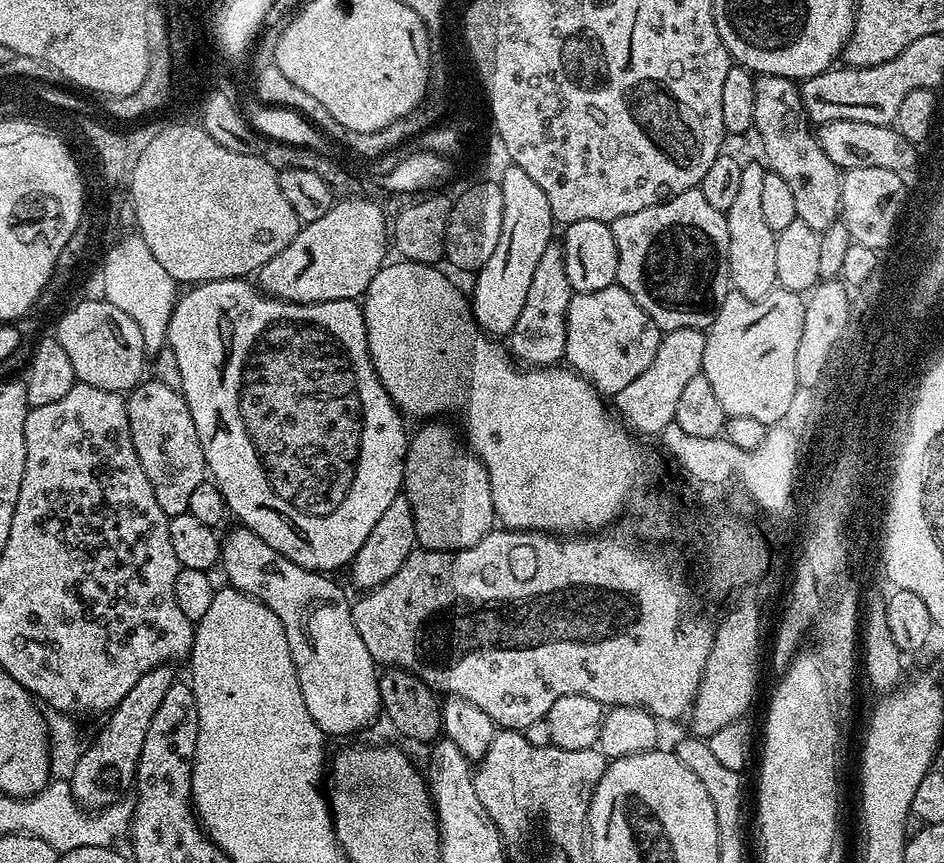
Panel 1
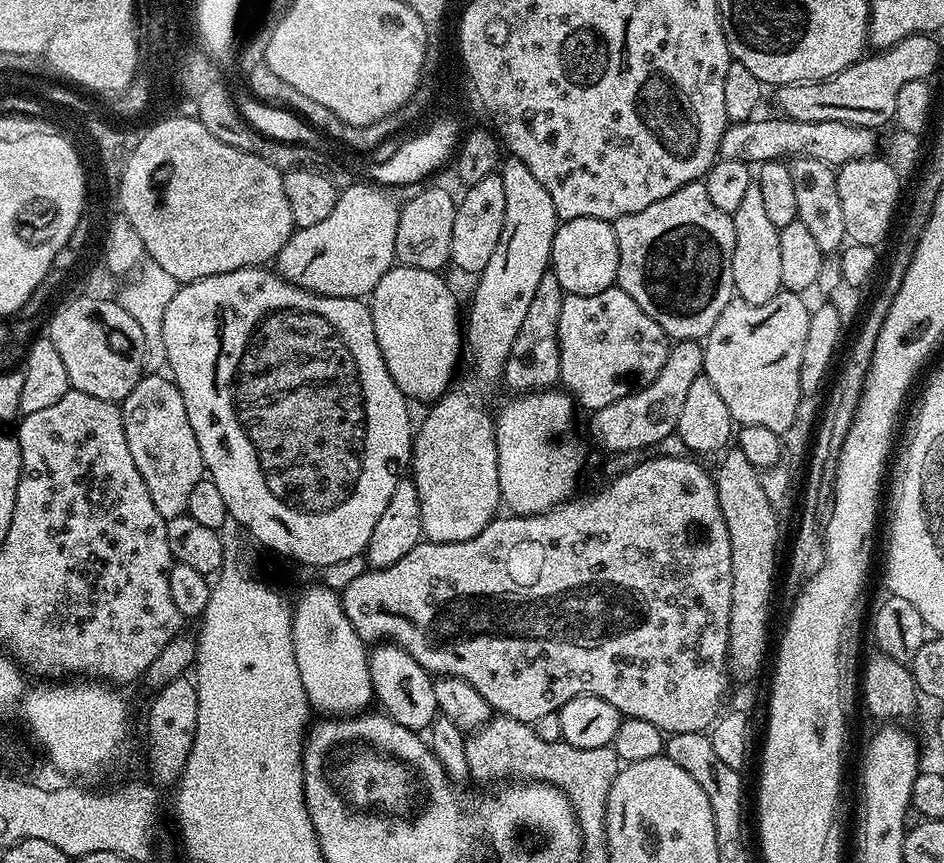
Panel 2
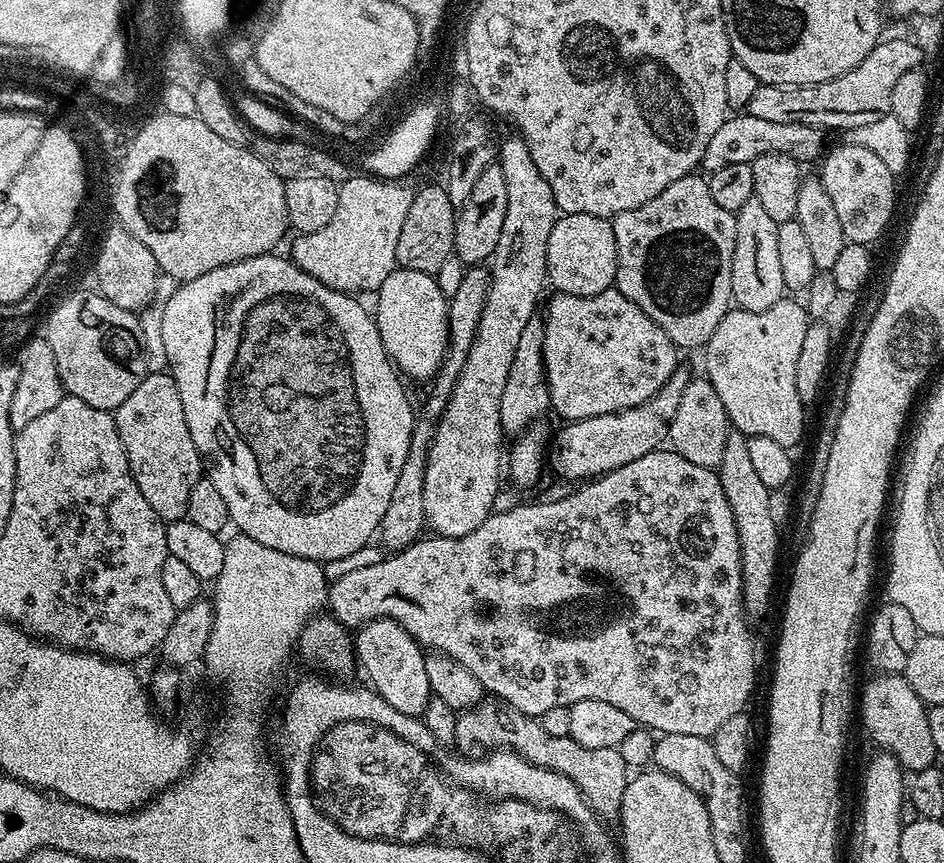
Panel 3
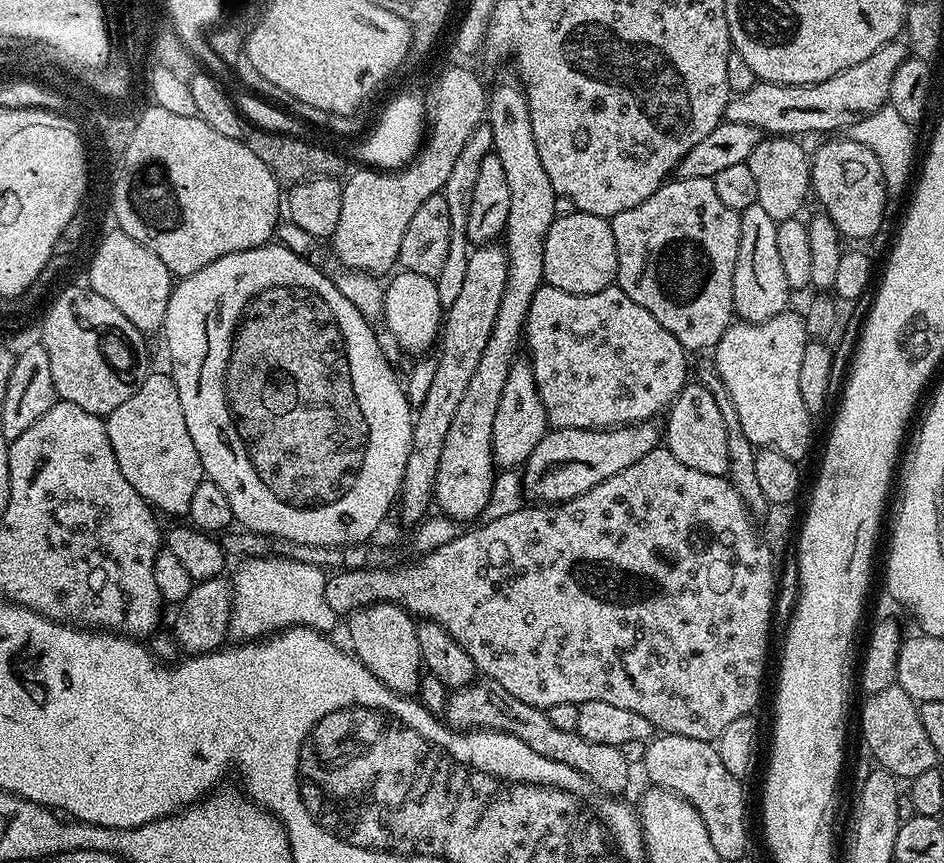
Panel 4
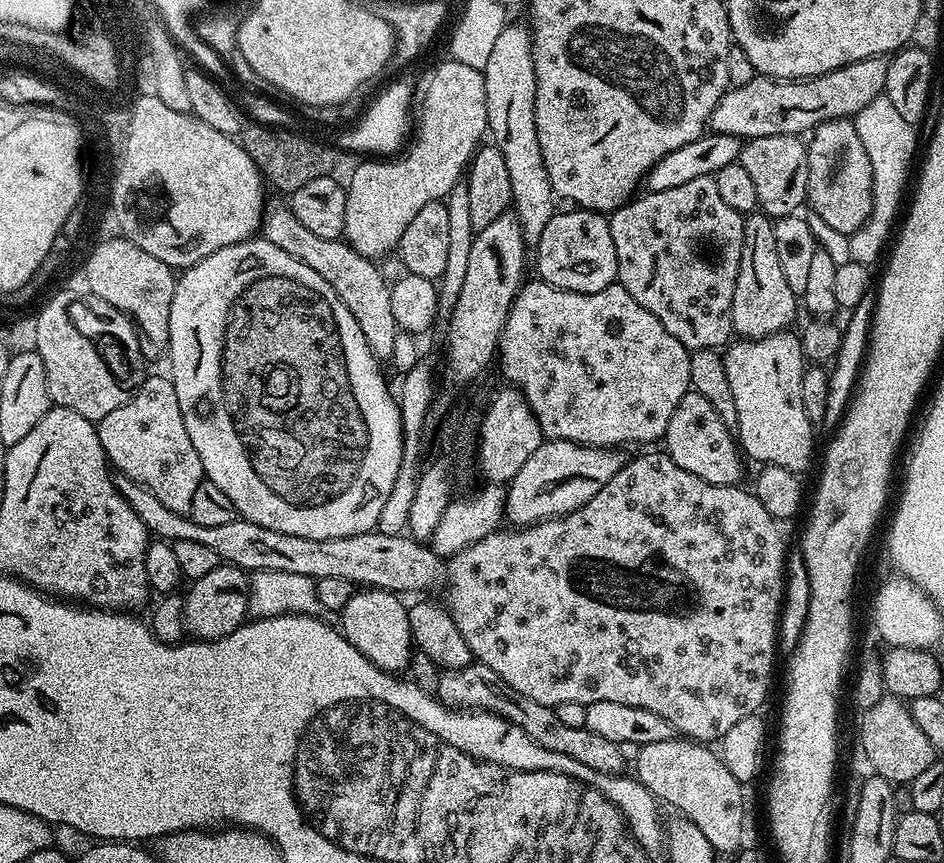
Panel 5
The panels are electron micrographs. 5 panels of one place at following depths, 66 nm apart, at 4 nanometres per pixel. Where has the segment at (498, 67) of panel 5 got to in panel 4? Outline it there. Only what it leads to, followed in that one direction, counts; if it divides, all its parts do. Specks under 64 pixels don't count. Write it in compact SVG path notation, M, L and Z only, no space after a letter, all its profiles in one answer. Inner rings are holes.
M519 83L500 84L491 89L486 100L486 123L493 131L493 153L502 161L506 174L506 183L510 186L510 214L508 225L503 230L503 245L508 252L508 277L506 290L502 294L502 306L498 306L498 318L494 318L494 330L490 342L486 342L486 350L482 350L482 358L478 362L478 370L474 370L474 378L470 378L470 386L466 386L466 394L458 411L450 422L450 430L446 430L446 440L442 442L442 454L438 462L438 472L434 482L434 504L443 515L451 520L463 522L484 516L491 488L495 484L498 465L492 459L492 435L494 434L494 414L498 414L498 398L502 398L502 389L506 387L506 374L510 374L513 364L517 363L516 351L521 351L524 323L530 310L530 302L534 294L544 284L544 267L542 254L546 250L546 234L558 215L558 197L554 186L550 186L550 177L542 167L542 158L538 158L538 146L534 146L534 126L530 126L530 110L528 99L524 97L523 87Z

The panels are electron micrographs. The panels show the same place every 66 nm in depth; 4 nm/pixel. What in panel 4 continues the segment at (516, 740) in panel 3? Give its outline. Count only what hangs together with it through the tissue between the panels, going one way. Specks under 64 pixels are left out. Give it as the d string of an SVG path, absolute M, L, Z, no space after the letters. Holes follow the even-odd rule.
M480 678L464 688L455 689L448 697L443 719L448 727L457 730L508 732L514 738L526 742L530 750L538 750L538 754L554 762L566 762L566 766L590 778L590 782L594 782L594 786L602 792L620 794L628 784L630 765L620 748L602 746L602 742L590 742L577 732L558 730L558 726L550 722L545 709L535 708L514 698L514 694L509 694L503 686L498 686L498 682L493 680Z

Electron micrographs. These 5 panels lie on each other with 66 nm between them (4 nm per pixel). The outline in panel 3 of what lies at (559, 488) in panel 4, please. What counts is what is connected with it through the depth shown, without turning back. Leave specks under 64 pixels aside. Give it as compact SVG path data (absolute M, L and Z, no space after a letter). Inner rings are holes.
M678 366L666 386L662 386L654 398L614 414L598 414L594 418L565 423L564 429L557 434L553 444L551 441L546 452L551 471L553 468L564 480L587 482L618 470L618 466L626 466L626 462L642 458L642 454L657 451L663 445L660 443L668 440L674 414L678 414L678 401L682 399L682 393L693 378L693 373L688 373L684 366Z

